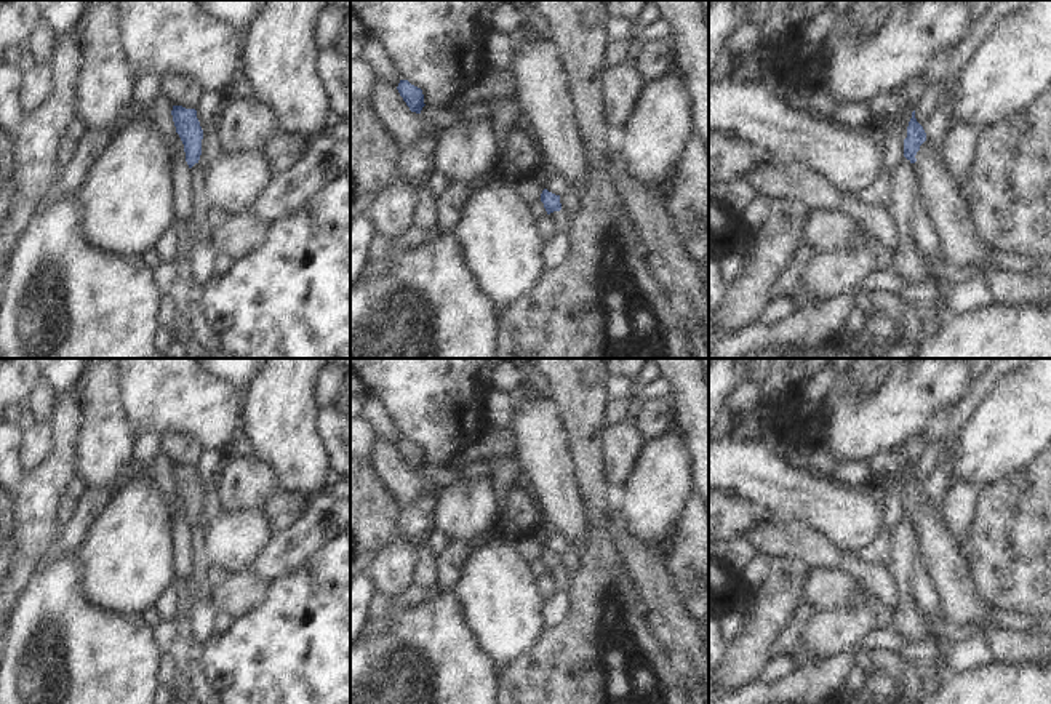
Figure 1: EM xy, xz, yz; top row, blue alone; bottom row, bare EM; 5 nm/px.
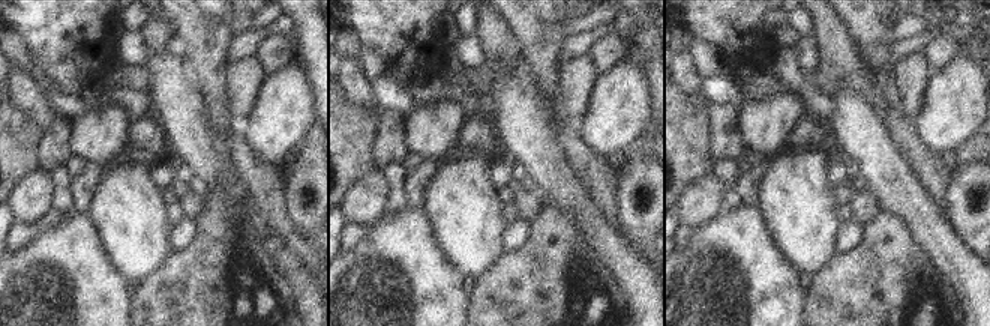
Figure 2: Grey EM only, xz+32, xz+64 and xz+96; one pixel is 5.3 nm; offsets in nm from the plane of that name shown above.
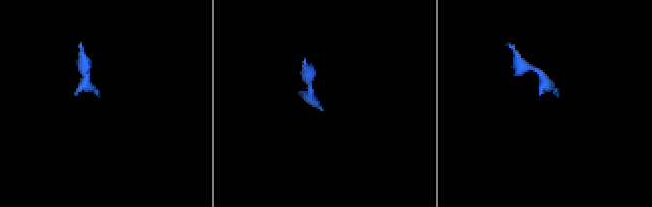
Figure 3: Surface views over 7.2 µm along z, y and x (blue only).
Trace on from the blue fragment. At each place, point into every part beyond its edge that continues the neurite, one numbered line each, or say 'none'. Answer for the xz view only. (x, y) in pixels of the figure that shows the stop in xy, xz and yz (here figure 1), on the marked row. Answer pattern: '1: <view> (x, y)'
1: xz (562, 218)

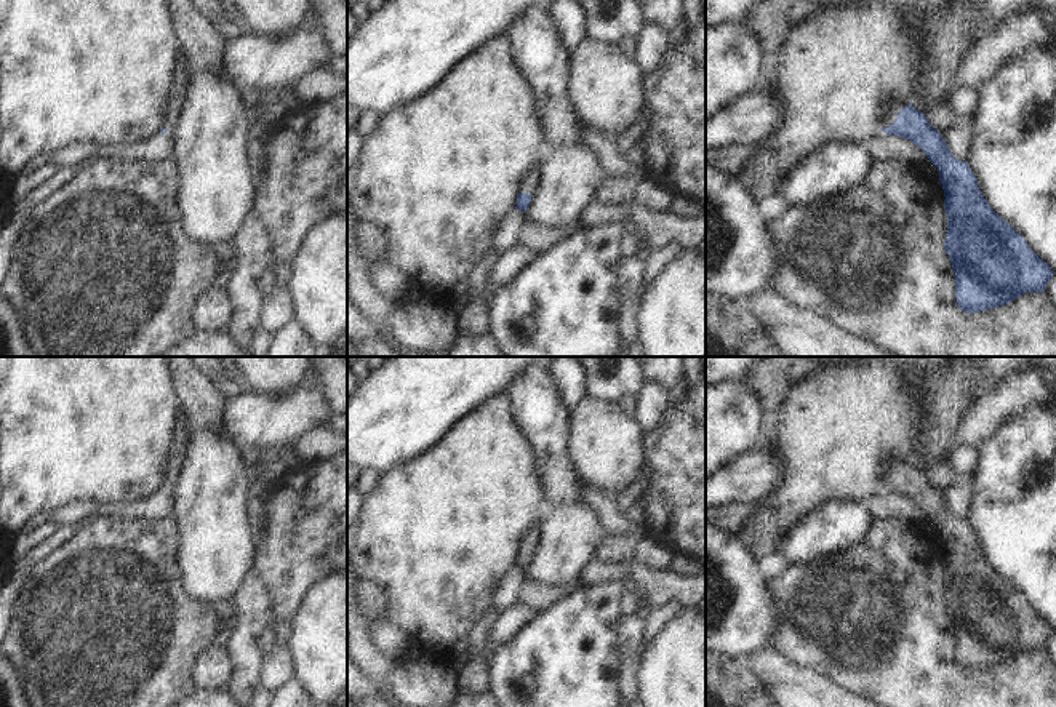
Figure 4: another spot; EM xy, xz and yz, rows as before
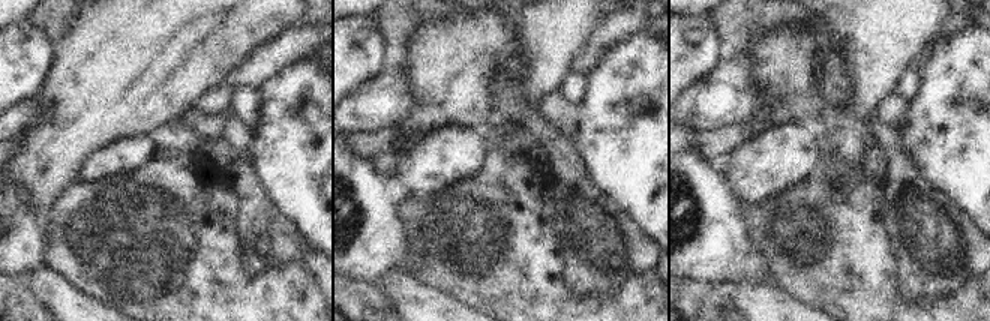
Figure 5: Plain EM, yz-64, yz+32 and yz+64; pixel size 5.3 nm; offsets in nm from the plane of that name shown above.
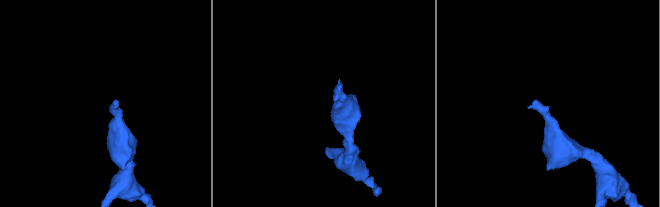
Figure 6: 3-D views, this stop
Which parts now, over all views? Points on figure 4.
1: yz (892, 111)

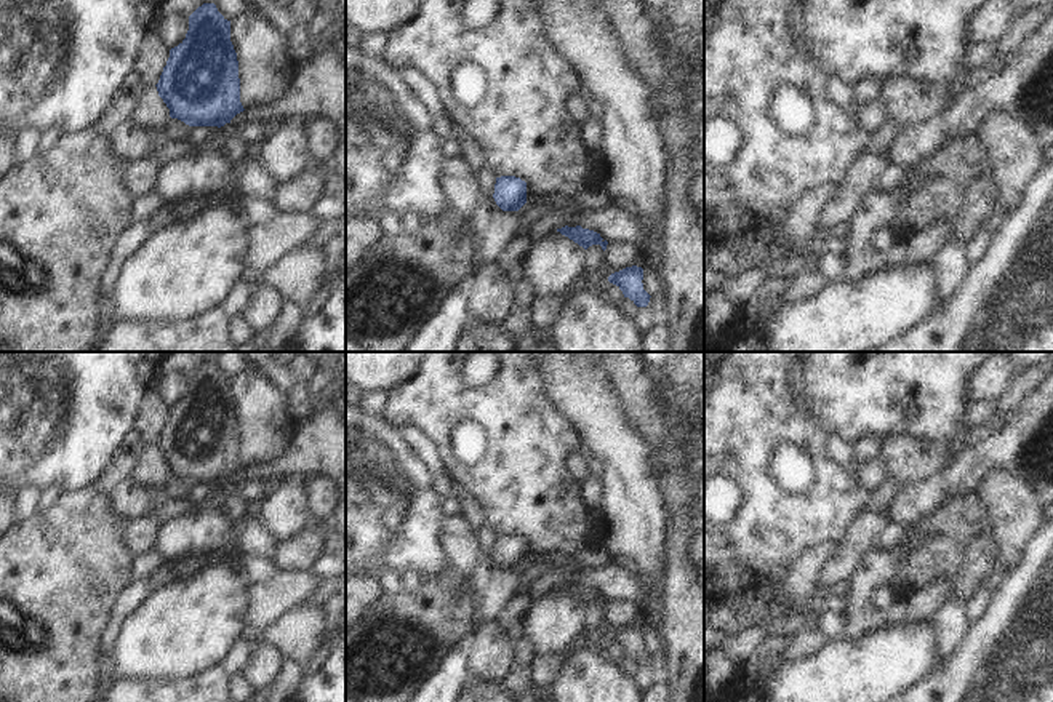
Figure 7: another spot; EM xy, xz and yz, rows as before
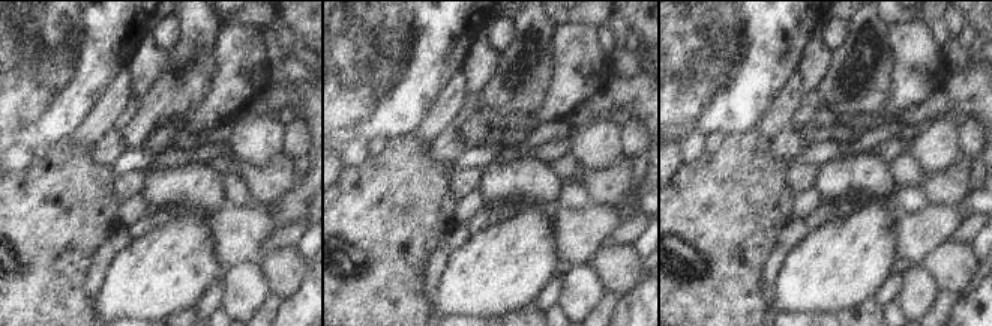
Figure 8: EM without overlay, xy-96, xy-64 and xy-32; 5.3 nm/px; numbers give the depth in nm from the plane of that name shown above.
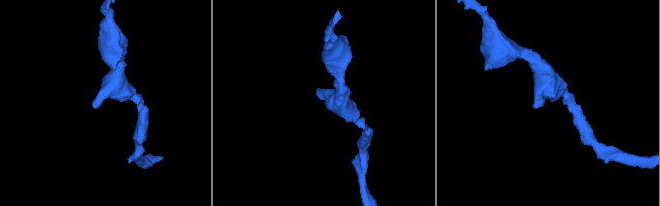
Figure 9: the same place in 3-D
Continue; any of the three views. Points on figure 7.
none

